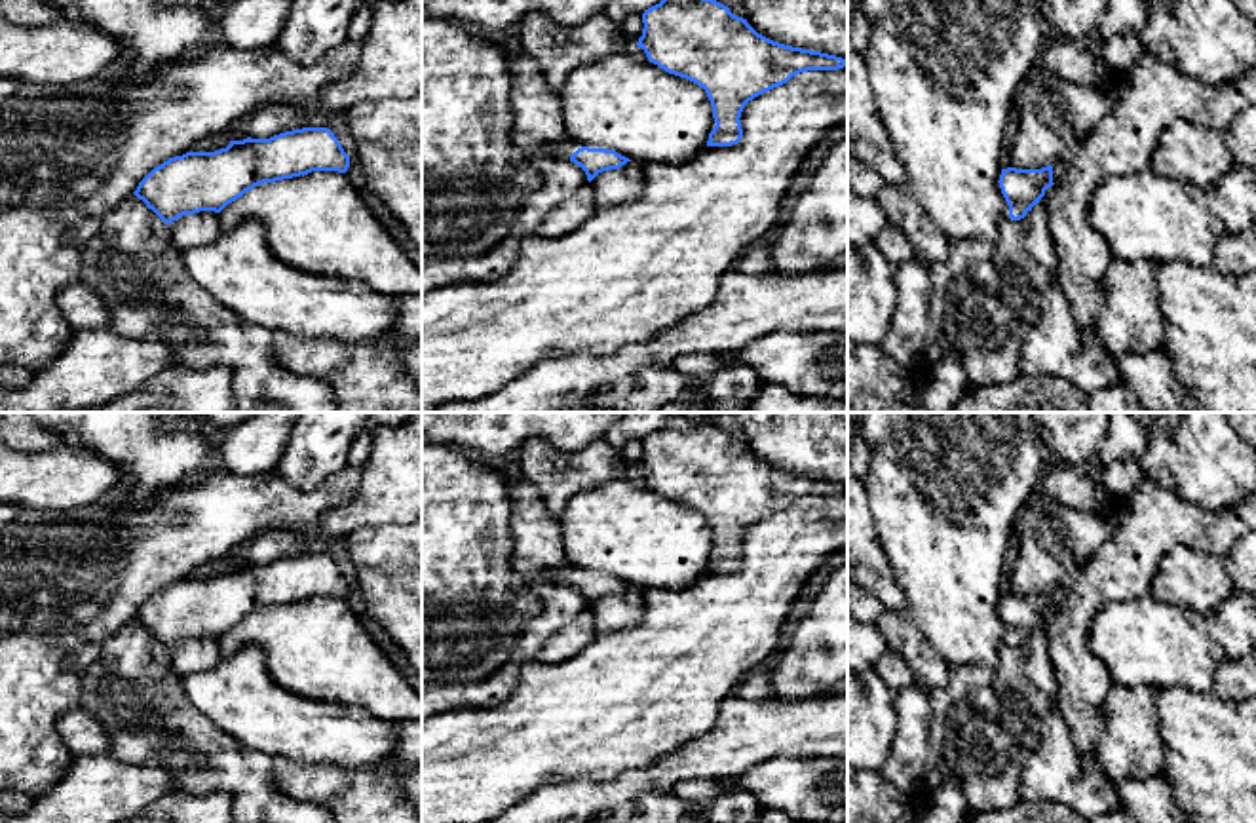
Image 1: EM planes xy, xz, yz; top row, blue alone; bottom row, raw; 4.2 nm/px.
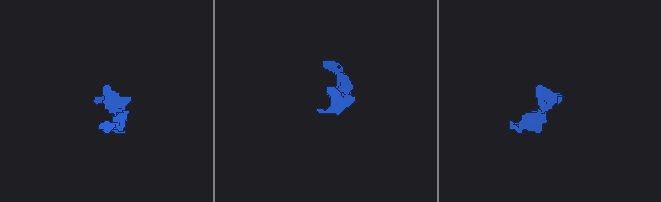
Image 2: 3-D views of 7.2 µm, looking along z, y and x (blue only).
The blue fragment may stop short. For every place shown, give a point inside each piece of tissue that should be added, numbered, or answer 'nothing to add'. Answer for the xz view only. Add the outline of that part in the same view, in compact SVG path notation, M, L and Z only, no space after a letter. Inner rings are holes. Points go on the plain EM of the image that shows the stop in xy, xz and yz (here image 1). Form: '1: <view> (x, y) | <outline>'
1: xz (536, 554) | M526 479L505 481L511 498L513 568L530 580L568 585L578 572L562 553L561 521L543 506Z

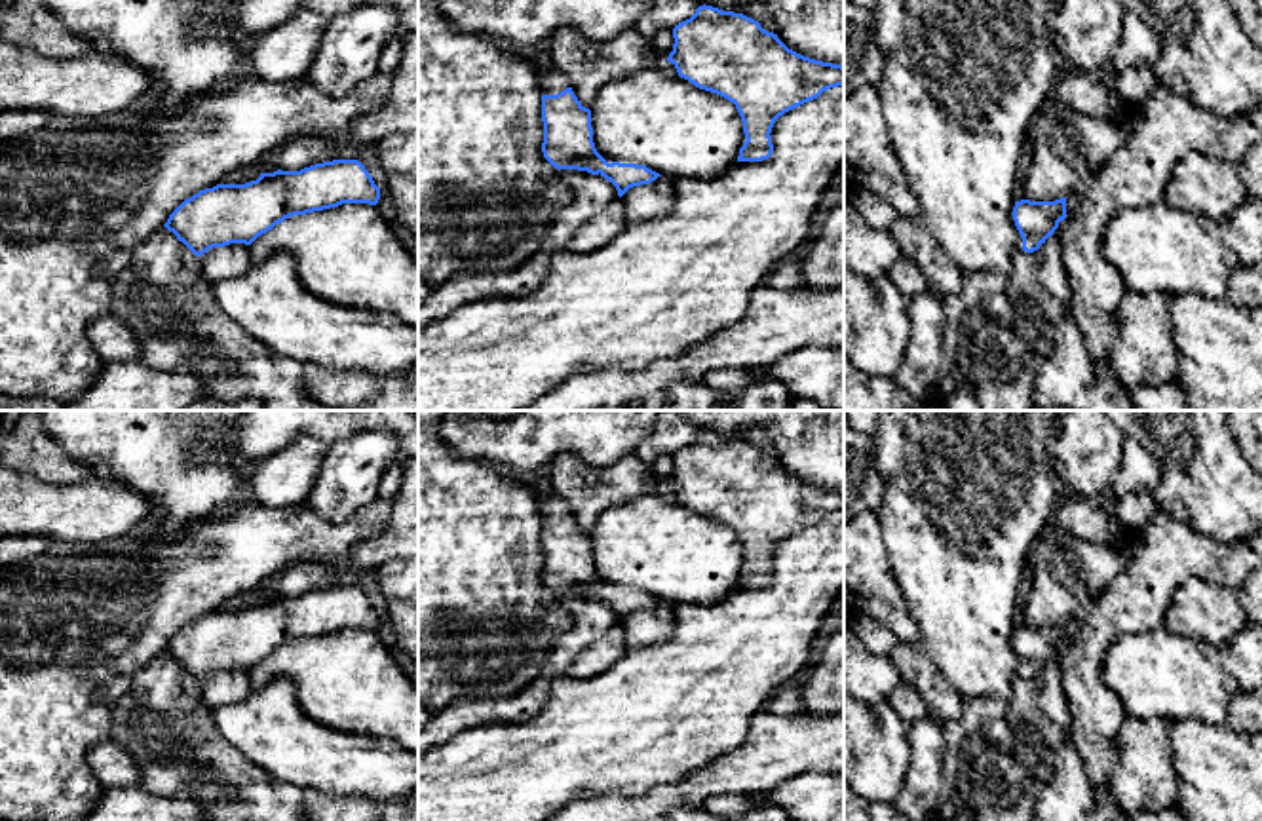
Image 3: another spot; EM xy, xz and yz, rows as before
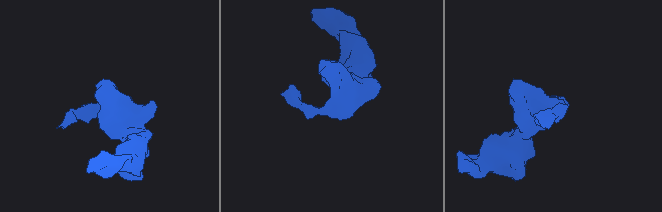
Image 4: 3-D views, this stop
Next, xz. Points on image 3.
1: xz (552, 508) | M553 492L536 496L536 502L538 502L544 521L557 521L557 519L564 517L566 513L570 513L568 504Z

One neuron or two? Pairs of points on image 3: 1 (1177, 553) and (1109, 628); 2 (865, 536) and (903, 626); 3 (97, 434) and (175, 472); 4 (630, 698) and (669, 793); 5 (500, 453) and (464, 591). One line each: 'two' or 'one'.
1: one
2: one
3: one
4: two
5: two

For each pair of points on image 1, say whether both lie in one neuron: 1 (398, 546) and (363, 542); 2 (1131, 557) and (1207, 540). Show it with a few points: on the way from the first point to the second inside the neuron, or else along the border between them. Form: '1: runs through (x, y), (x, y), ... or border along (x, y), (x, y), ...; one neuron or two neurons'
1: runs through (390, 546), (371, 546); one neuron
2: runs through (1148, 538), (1152, 535), (1188, 535); one neuron

